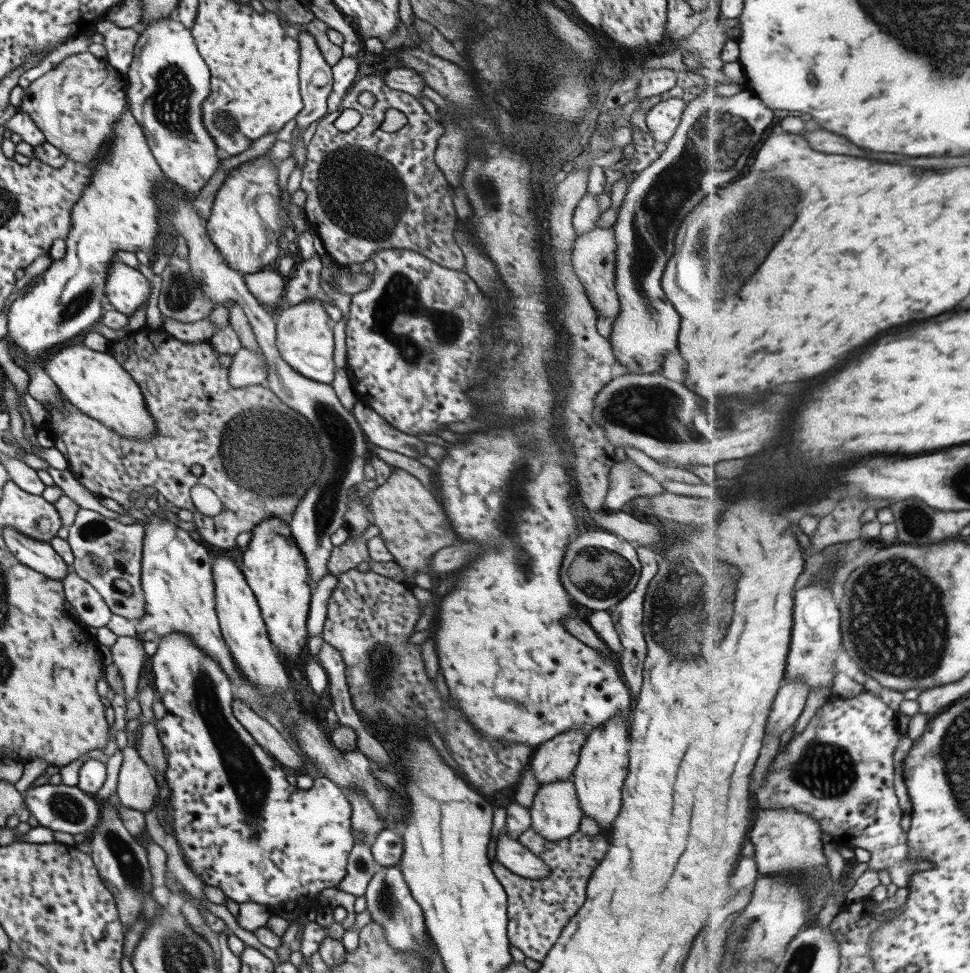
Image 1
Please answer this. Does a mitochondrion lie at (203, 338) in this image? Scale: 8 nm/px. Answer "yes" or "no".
no

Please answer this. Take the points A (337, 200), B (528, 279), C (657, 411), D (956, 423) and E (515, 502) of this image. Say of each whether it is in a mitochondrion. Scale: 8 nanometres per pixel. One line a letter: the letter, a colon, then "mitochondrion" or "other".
A: mitochondrion
B: other
C: mitochondrion
D: other
E: mitochondrion

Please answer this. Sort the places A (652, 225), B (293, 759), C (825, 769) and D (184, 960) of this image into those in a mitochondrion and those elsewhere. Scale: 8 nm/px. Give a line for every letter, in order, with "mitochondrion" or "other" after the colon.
A: mitochondrion
B: other
C: mitochondrion
D: mitochondrion

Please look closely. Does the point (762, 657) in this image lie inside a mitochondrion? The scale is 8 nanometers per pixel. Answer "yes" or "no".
no

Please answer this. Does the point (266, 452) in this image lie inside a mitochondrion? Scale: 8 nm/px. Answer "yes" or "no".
yes

